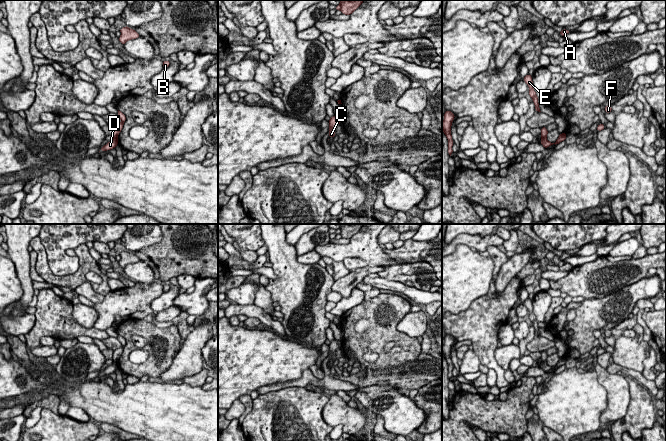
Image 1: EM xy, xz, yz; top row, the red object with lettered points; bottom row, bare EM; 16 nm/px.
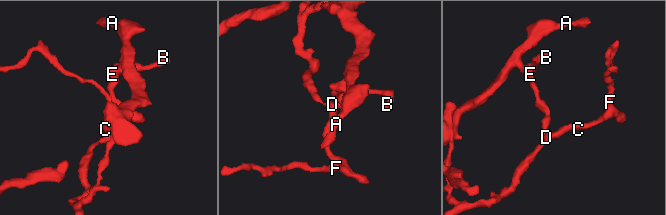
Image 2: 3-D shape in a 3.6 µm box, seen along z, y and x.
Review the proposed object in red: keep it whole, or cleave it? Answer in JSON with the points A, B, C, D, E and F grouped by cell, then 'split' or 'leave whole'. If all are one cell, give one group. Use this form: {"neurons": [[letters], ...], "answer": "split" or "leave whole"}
{"neurons": [["A", "B", "E"], ["C", "D", "F"]], "answer": "split"}

